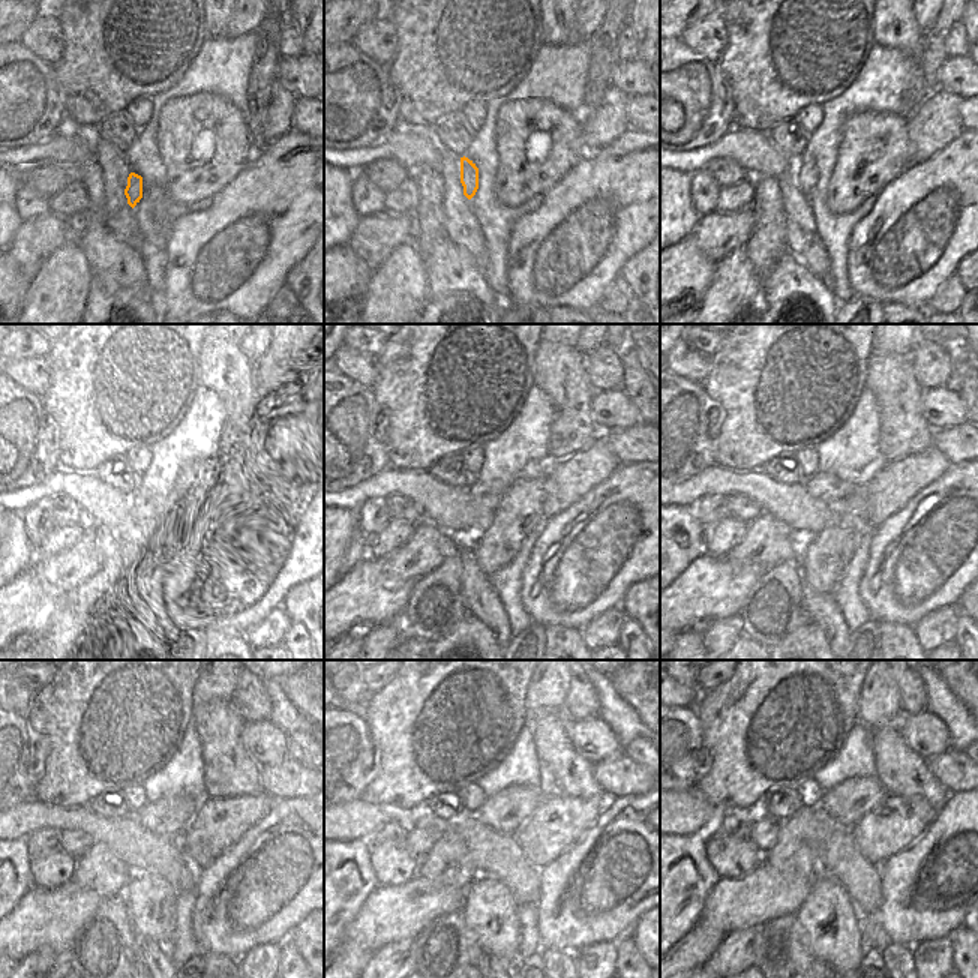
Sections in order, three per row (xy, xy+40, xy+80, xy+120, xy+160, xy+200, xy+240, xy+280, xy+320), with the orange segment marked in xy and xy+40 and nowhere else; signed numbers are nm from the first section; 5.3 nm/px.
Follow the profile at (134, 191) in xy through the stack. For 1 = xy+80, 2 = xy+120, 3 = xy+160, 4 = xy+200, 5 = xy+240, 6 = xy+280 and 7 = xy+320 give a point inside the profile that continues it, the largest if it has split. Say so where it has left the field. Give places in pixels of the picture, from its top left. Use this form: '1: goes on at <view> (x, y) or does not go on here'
1: goes on at xy+80 (806, 170)
2: goes on at xy+120 (143, 510)
3: goes on at xy+160 (480, 492)
4: goes on at xy+200 (828, 488)
5: goes on at xy+240 (170, 816)
6: goes on at xy+280 (504, 812)
7: goes on at xy+320 (846, 803)

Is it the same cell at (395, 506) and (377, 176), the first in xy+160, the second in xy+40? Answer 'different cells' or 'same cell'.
same cell

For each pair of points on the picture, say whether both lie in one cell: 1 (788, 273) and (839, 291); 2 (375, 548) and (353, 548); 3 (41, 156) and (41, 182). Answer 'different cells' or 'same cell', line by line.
1: different cells
2: different cells
3: different cells

